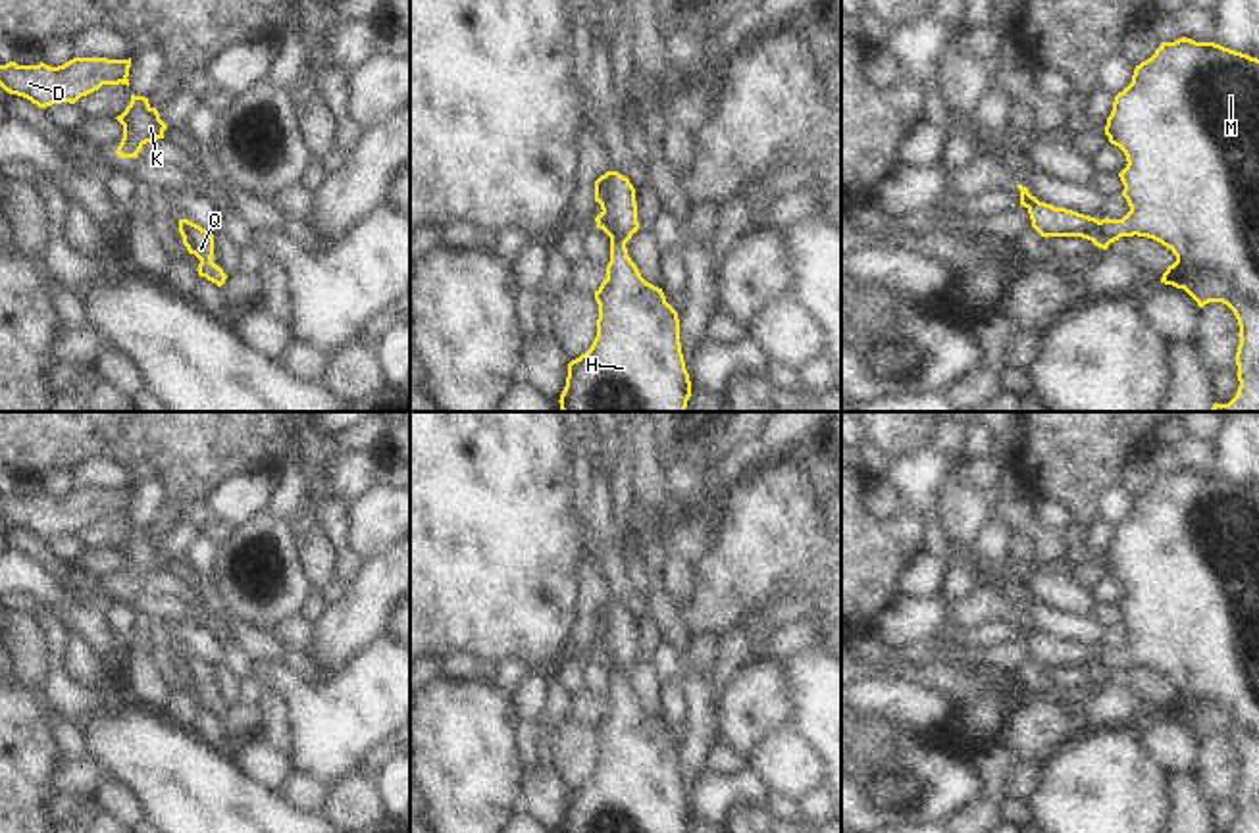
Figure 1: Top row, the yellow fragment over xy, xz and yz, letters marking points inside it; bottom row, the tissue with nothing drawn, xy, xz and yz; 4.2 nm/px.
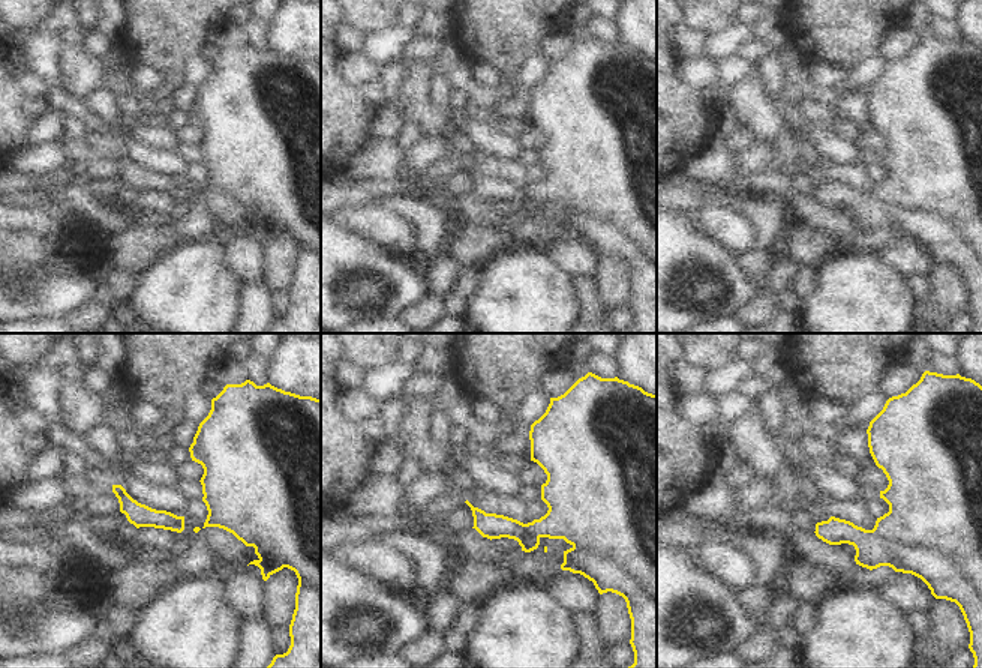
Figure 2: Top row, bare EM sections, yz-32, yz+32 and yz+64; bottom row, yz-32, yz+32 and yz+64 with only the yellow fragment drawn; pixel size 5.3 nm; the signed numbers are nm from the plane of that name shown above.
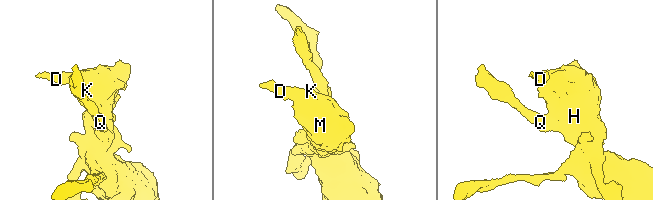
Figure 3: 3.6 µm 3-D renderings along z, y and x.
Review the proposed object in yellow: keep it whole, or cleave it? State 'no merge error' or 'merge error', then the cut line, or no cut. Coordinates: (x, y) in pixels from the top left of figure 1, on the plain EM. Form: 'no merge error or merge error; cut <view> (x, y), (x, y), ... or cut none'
merge error; cut yz (1177, 689), (1227, 708), (1258, 739)

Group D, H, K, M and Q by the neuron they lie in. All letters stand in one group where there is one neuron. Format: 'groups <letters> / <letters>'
groups D H K M / Q

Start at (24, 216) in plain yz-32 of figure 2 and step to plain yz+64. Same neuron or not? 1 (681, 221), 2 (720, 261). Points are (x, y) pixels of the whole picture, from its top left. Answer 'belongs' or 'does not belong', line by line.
1: does not belong
2: does not belong

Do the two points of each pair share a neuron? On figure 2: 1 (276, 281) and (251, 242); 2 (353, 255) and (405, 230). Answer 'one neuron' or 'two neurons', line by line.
1: two neurons
2: two neurons

